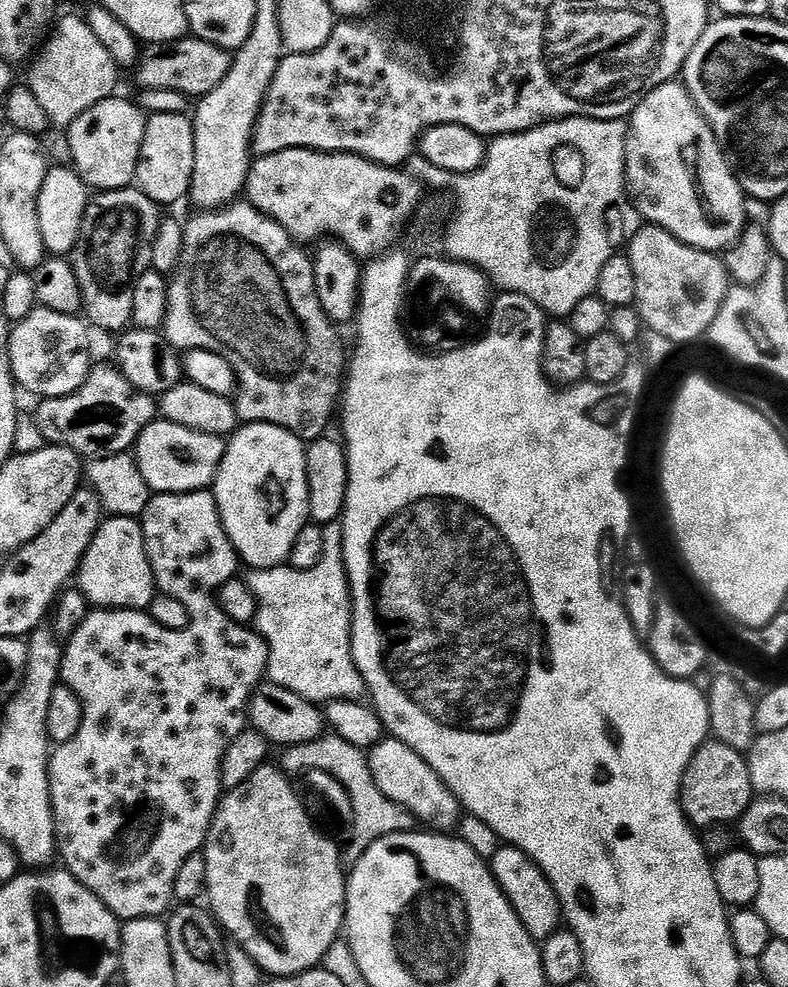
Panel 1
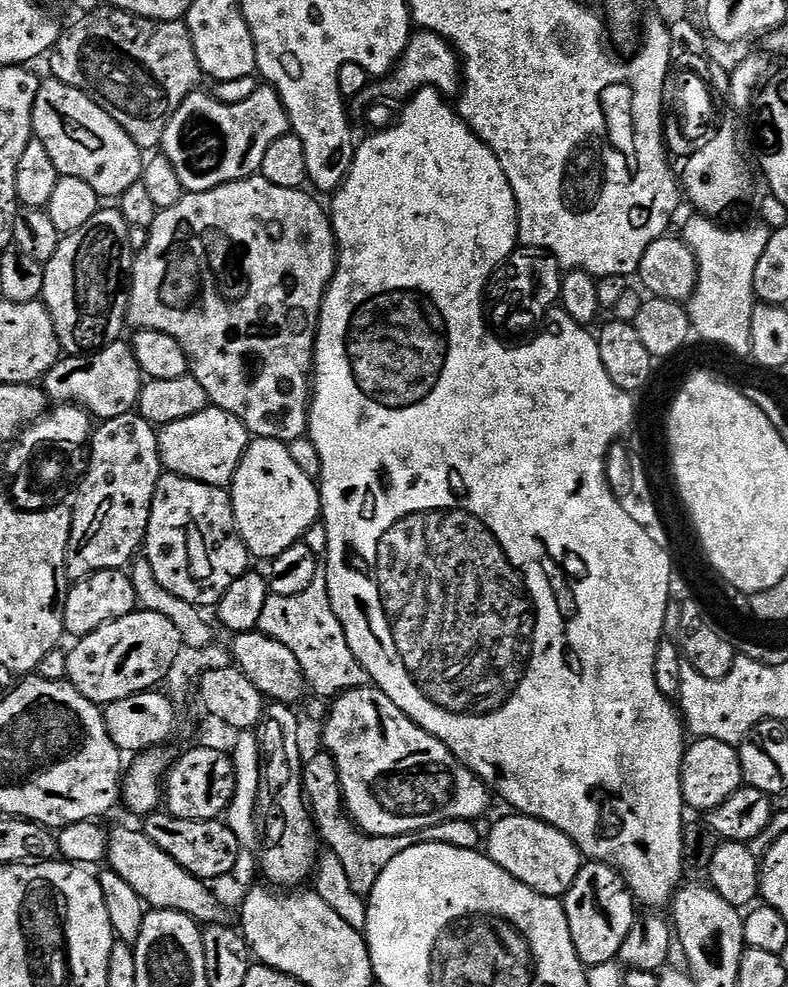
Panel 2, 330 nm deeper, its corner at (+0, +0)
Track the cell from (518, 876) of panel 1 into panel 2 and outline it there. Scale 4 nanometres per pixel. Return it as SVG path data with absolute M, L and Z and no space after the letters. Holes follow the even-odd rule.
M519 814L507 815L493 823L486 841L486 855L502 866L506 874L530 886L530 890L543 896L564 897L570 886L574 886L574 878L578 878L582 867L578 846L574 846L574 842L570 842L562 830L546 822Z

